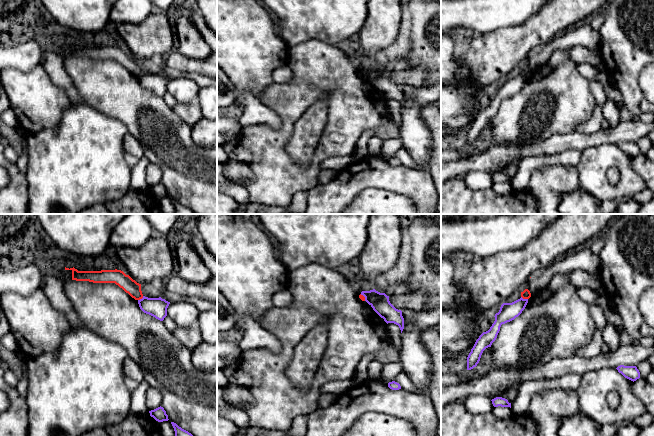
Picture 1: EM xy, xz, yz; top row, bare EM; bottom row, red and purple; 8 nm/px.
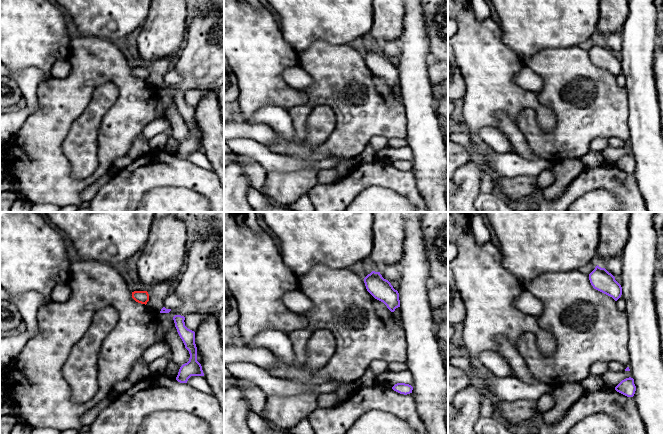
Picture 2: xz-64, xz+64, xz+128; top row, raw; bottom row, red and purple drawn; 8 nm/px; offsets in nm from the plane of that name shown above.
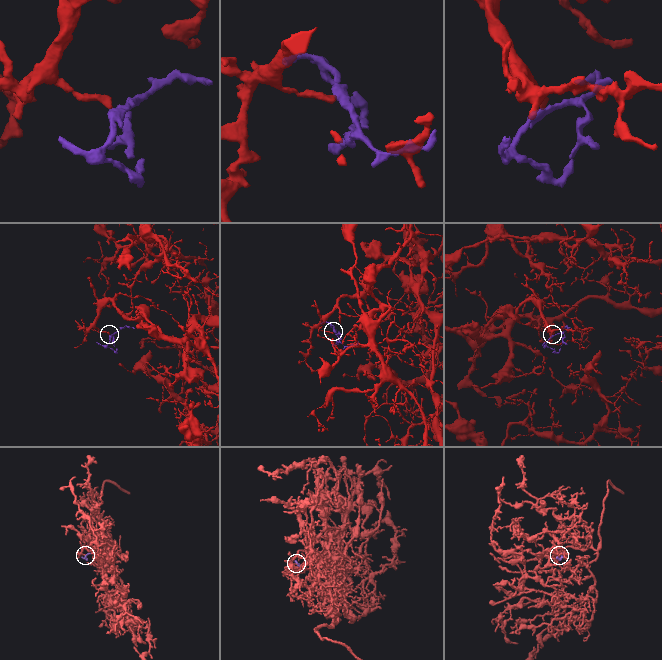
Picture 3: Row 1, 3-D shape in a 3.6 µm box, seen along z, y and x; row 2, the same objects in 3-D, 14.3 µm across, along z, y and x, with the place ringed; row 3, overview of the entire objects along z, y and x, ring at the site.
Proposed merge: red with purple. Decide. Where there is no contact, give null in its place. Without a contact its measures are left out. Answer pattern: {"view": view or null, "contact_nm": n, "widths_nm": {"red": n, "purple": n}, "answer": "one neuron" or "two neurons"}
{"view": "yz", "contact_nm": 60, "widths_nm": {"red": 70, "purple": 140}, "answer": "two neurons"}

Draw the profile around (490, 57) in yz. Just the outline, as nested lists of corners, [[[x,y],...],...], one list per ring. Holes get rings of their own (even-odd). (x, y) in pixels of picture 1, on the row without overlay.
[[[551,0],[519,25],[503,27],[490,33],[475,34],[468,50],[459,55],[458,59],[470,70],[471,77],[478,83],[480,89],[493,89],[506,78],[513,68],[521,65],[523,60],[532,53],[534,47],[545,46],[558,32],[565,31],[576,22],[602,11],[606,1]]]

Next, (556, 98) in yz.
[[[555,50],[544,64],[528,75],[518,93],[501,101],[490,123],[492,142],[517,145],[540,143],[553,135],[574,132],[578,125],[587,122],[597,103],[590,80],[579,73],[577,66],[567,50]]]

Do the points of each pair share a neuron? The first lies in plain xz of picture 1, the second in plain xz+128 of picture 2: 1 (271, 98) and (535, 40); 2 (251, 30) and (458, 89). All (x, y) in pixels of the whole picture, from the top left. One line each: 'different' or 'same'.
1: different
2: different

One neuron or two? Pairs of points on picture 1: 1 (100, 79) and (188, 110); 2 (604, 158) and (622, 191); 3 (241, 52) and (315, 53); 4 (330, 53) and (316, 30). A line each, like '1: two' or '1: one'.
1: two
2: one
3: two
4: two

